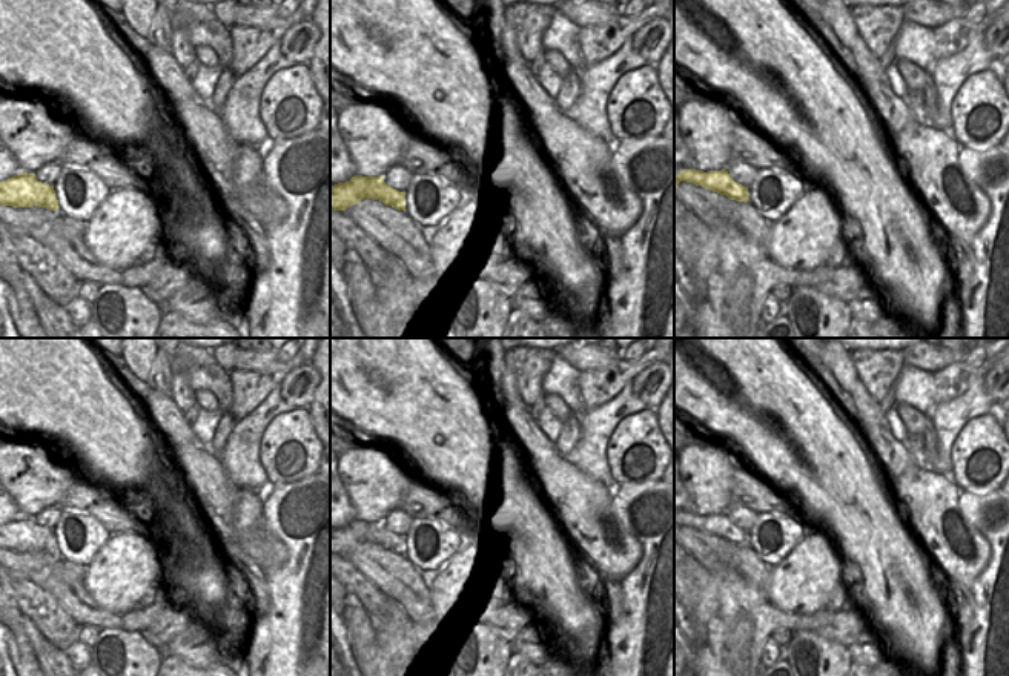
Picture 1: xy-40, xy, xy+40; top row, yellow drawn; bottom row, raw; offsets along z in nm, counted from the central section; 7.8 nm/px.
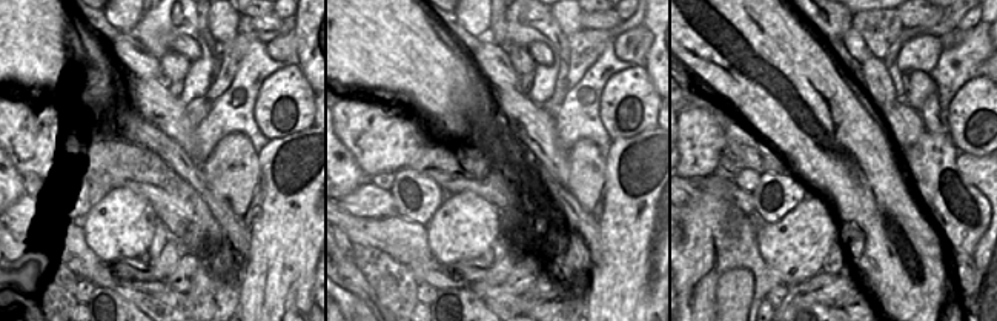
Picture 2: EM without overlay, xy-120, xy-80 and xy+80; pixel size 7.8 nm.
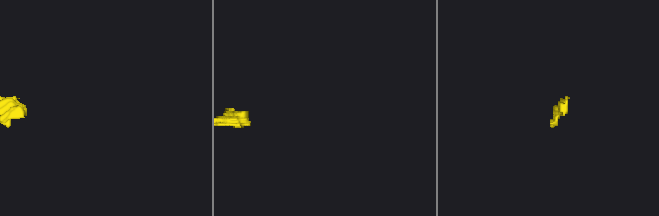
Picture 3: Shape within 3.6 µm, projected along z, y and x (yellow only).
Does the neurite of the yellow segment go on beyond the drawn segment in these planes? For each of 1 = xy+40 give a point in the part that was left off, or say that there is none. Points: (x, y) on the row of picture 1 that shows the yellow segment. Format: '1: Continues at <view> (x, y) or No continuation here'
1: No continuation here.

